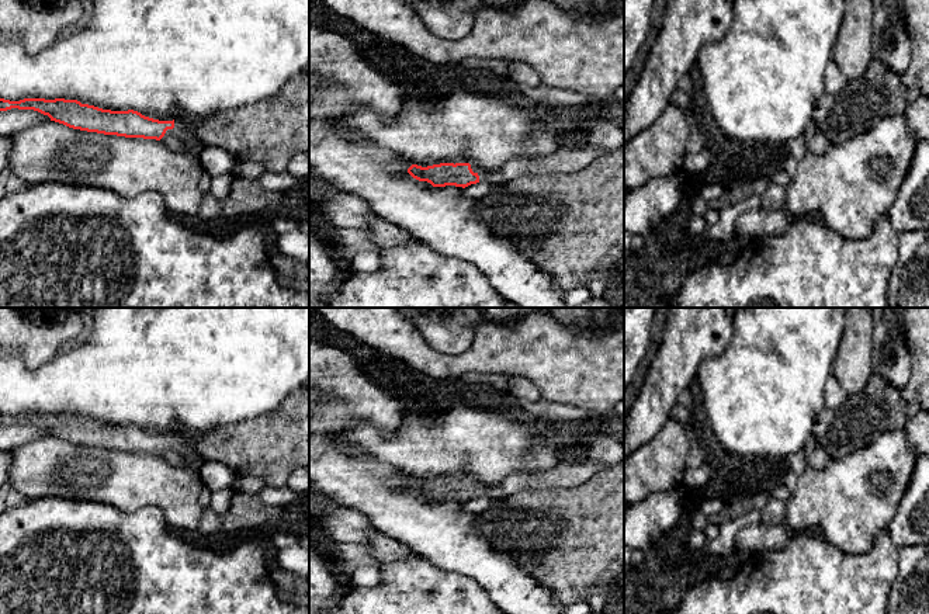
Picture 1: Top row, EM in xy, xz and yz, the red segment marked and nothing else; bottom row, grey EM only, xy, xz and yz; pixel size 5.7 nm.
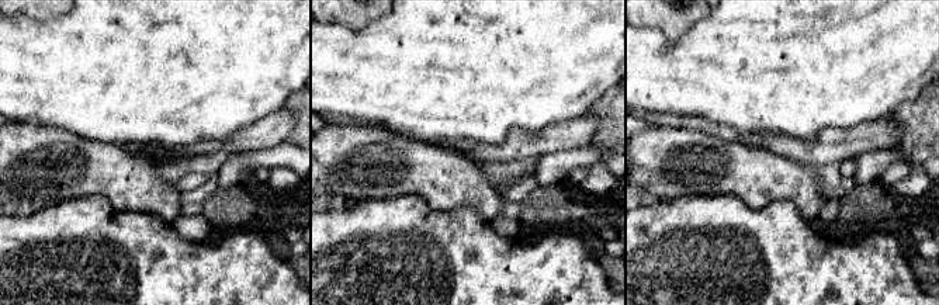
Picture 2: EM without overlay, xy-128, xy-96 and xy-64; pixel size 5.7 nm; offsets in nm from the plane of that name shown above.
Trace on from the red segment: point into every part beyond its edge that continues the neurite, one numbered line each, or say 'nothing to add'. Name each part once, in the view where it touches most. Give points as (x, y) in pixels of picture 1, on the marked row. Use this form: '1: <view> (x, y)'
1: xy (187, 135)

